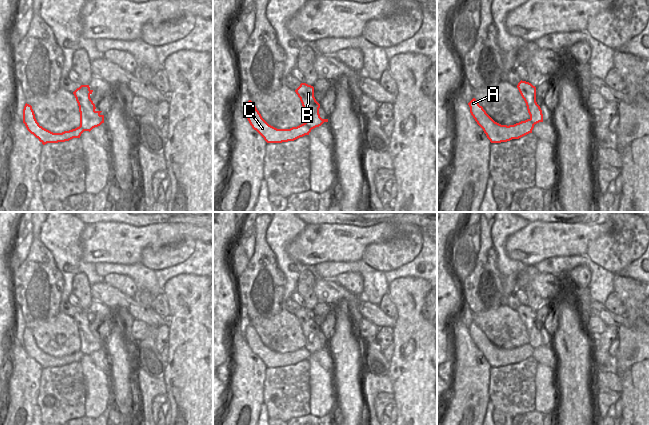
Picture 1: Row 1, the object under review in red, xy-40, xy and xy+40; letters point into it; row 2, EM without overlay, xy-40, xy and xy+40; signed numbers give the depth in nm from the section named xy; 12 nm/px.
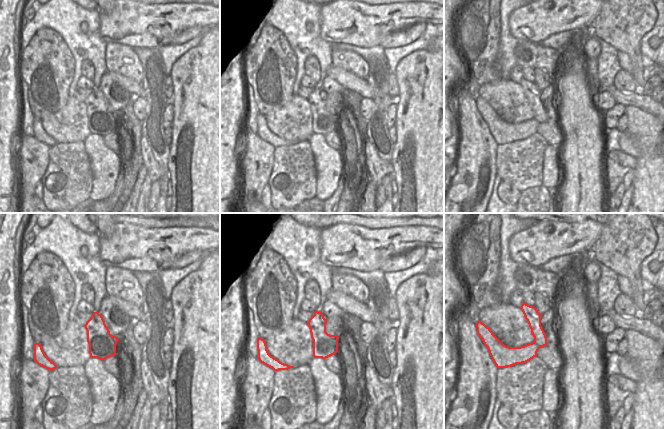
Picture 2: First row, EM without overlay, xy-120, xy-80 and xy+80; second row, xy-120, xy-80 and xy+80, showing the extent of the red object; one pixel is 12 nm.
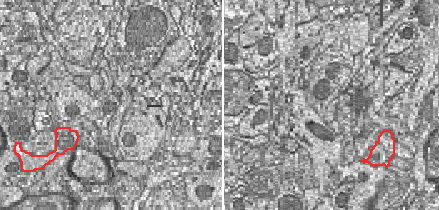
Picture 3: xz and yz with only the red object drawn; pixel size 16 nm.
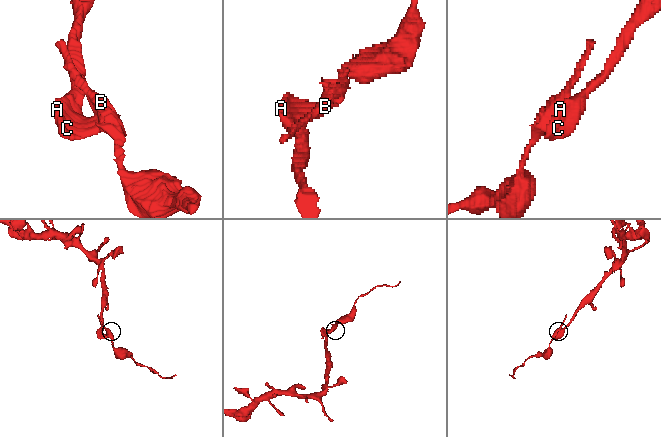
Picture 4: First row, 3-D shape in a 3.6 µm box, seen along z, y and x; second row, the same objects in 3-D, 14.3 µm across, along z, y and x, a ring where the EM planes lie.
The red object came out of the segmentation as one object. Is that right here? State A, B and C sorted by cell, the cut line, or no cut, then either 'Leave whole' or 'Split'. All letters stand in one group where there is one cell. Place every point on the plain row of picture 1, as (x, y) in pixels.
Groups: A C / B. Split along xy (305, 346), (311, 353). Split.

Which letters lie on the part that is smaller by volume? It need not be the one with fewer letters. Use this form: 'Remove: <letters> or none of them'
Remove: B

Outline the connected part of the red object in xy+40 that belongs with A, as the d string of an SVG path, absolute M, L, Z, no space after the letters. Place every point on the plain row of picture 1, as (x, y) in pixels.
M473 322L469 327L470 337L483 353L491 367L507 366L512 363L519 363L529 357L532 357L534 348L530 343L521 345L514 349L501 349L495 346L483 333L482 330Z

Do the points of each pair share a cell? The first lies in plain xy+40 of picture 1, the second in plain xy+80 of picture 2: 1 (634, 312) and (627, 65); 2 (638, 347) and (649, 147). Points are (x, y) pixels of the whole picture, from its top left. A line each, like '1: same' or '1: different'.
1: same
2: same

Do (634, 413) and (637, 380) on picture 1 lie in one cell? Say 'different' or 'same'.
same

